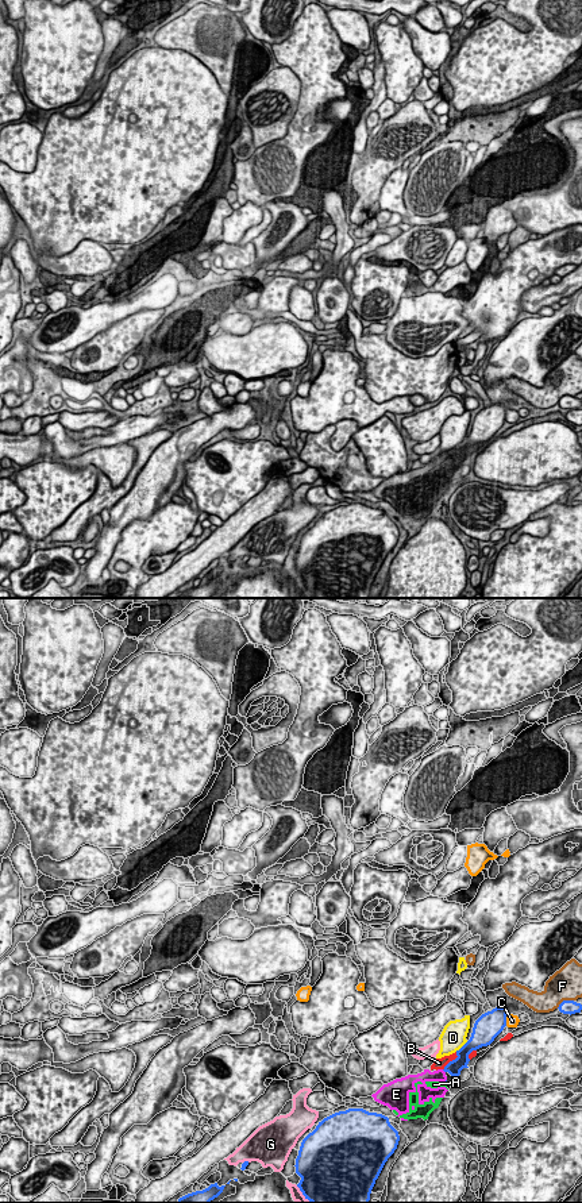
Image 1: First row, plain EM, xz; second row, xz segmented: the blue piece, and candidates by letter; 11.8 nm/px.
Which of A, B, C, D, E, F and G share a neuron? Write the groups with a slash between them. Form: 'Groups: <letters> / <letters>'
Groups: A B E / C / D / F / G

